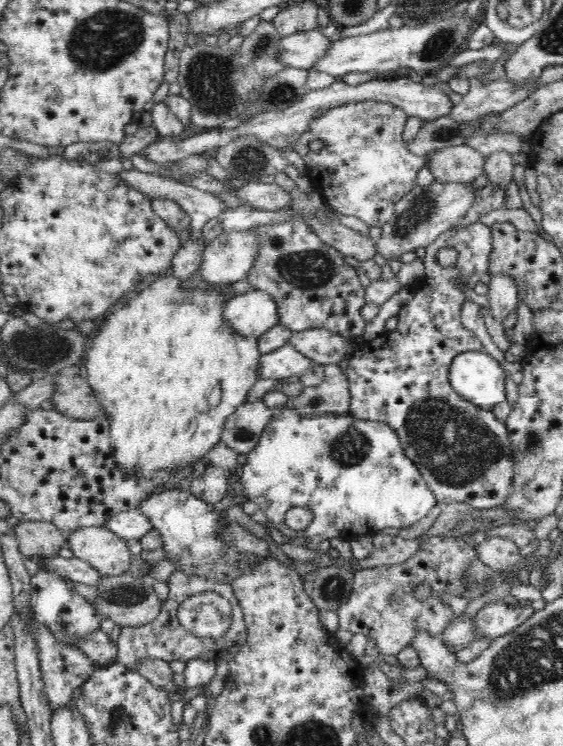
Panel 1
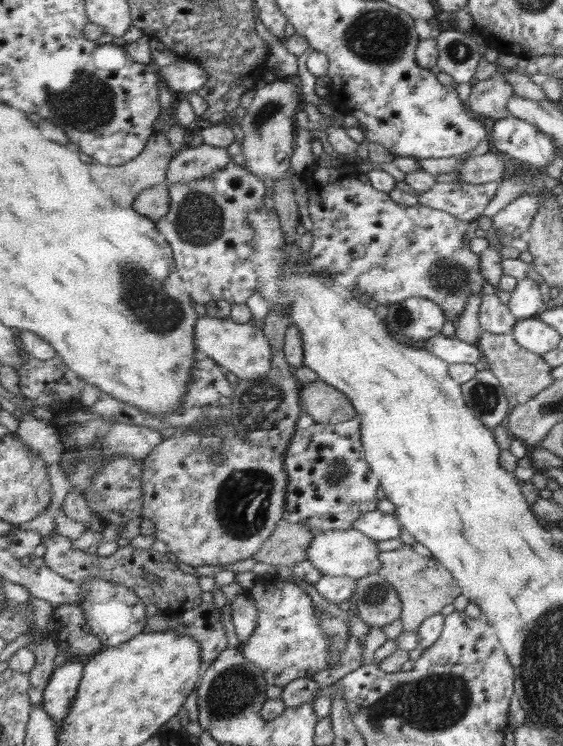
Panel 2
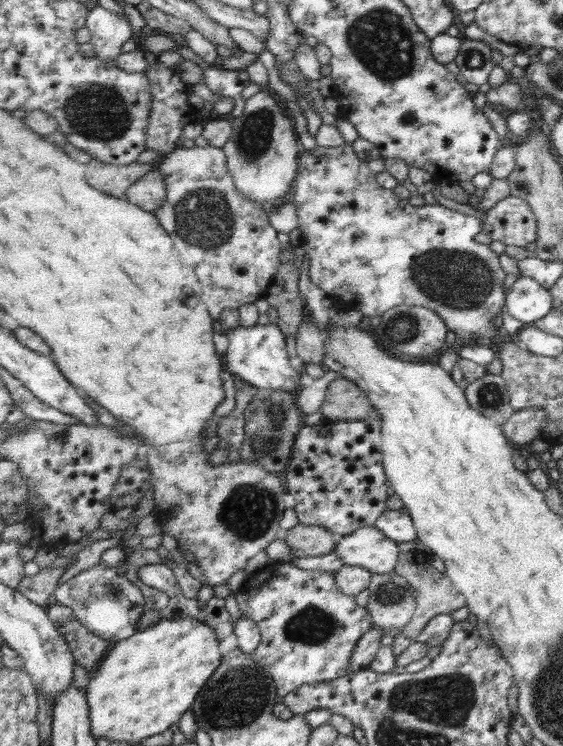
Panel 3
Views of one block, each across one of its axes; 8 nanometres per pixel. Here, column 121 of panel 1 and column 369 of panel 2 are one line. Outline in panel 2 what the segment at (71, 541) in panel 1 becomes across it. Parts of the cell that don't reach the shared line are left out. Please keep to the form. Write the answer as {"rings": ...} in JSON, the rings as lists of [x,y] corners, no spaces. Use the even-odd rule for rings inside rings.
{"rings":[[[333,530],[333,532],[317,532],[317,540],[311,546],[311,556],[309,560],[313,560],[323,572],[325,576],[351,576],[355,580],[363,580],[371,574],[381,574],[383,572],[383,558],[381,558],[381,550],[379,550],[379,542],[373,540],[371,536],[367,536],[361,530]]]}

